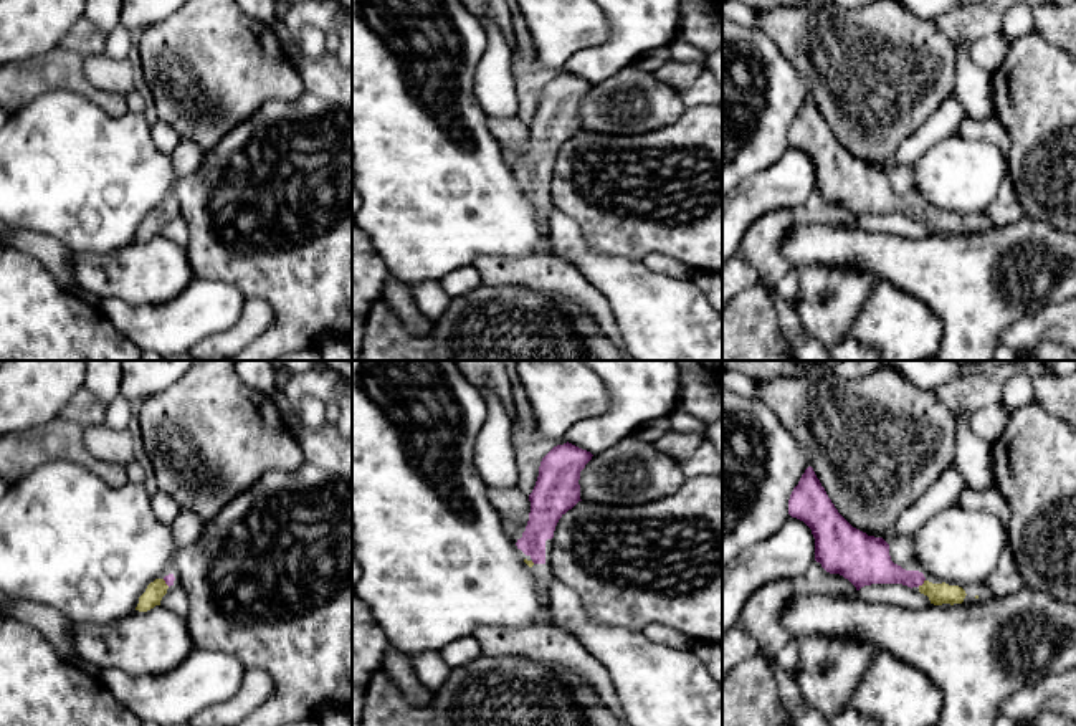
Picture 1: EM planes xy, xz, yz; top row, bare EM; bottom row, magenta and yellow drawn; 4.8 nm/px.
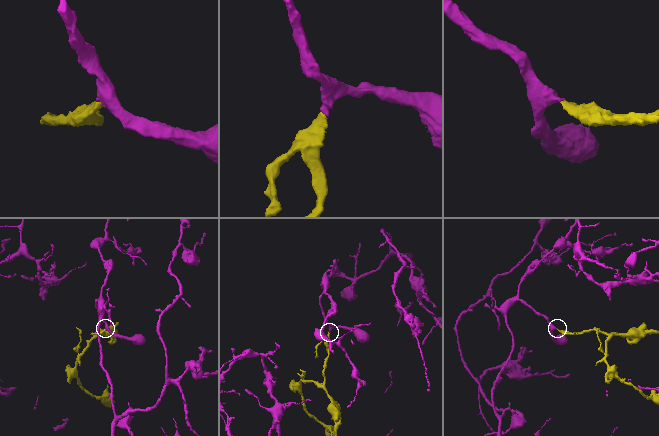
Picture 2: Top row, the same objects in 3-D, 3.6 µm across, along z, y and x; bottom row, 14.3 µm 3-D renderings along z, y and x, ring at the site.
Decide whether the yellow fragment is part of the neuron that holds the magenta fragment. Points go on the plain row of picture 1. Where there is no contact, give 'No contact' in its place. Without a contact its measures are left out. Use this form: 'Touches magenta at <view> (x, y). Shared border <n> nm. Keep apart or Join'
Touches magenta at yz (921, 214). Shared border 50 nm. Join

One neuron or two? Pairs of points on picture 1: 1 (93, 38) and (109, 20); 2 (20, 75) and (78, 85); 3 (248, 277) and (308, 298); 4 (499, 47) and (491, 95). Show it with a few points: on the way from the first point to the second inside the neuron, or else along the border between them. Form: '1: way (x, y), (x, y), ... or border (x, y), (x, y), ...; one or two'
1: border (83, 17), (106, 35); two
2: way (35, 75), (63, 75); one
3: way (263, 277), (286, 277), (293, 283); one
4: way (496, 58), (493, 83); one

